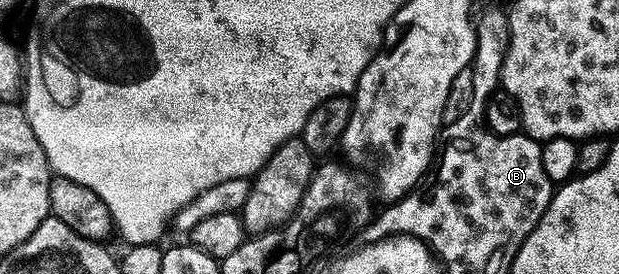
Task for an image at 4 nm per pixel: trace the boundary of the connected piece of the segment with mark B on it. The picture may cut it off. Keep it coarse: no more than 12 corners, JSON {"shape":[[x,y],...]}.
{"shape":[[472,108],[441,138],[437,185],[487,198],[513,256],[553,183],[542,145]]}

